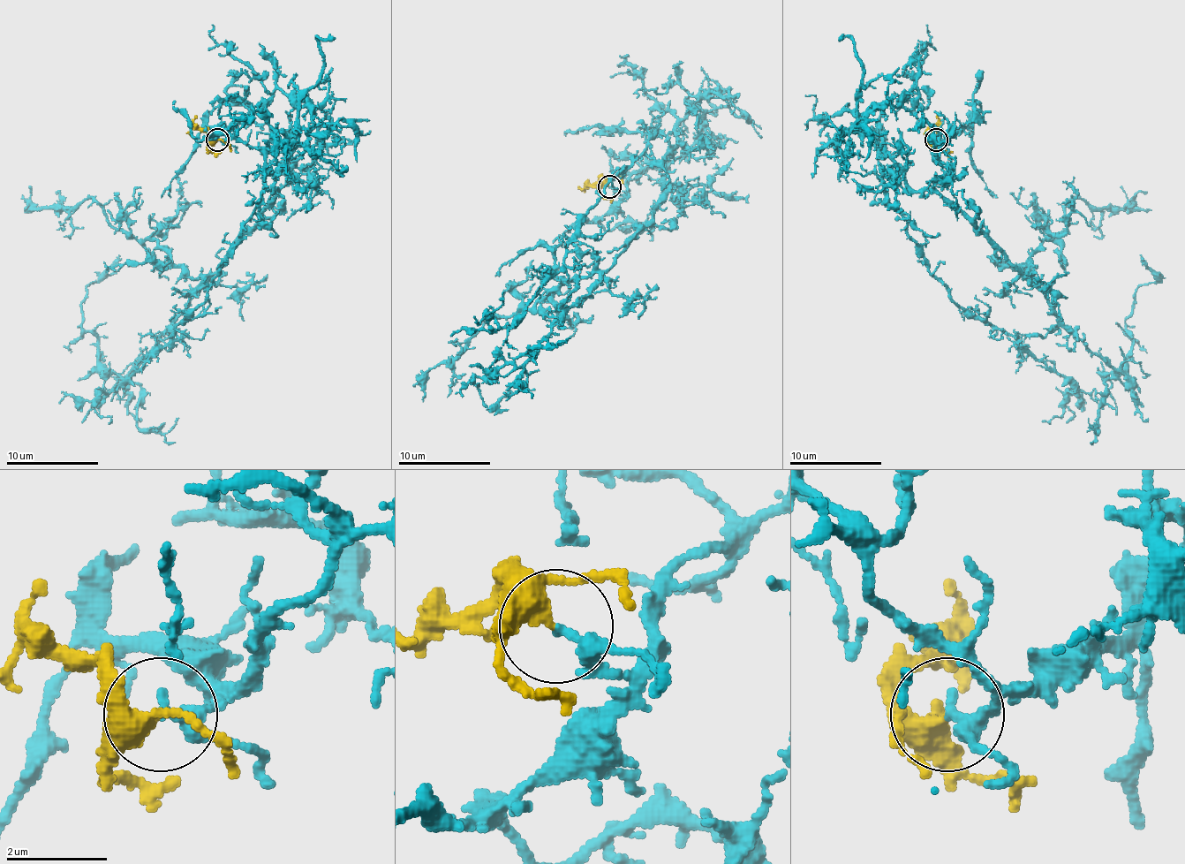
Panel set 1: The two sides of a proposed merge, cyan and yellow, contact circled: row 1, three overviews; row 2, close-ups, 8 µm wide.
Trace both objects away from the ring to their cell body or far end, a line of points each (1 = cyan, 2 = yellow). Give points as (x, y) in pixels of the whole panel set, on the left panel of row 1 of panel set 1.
1: (217, 139), (279, 88), (309, 104), (275, 201), (124, 376), (81, 325), (86, 291), (118, 254)
2: (217, 139), (207, 132), (192, 127), (192, 134)

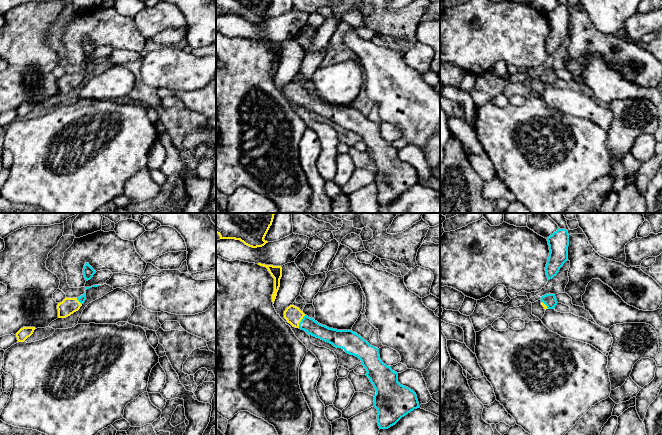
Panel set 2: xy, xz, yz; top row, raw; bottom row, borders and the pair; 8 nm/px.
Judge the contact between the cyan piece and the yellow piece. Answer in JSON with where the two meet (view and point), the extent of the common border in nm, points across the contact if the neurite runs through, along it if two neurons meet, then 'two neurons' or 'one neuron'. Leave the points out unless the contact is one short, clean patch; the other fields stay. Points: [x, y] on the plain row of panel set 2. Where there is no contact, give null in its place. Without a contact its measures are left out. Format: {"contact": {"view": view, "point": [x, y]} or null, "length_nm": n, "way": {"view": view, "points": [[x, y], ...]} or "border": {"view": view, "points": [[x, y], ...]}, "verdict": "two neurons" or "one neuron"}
{"contact": {"view": "xz", "point": [301, 97]}, "length_nm": 120, "way": {"view": "xz", "points": [[312, 103], [301, 97], [293, 91]]}, "verdict": "one neuron"}

